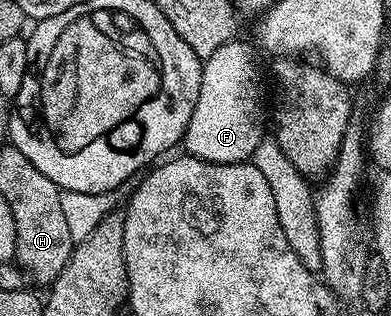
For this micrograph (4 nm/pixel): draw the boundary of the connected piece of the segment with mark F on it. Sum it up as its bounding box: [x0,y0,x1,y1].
[184,40,268,164]

